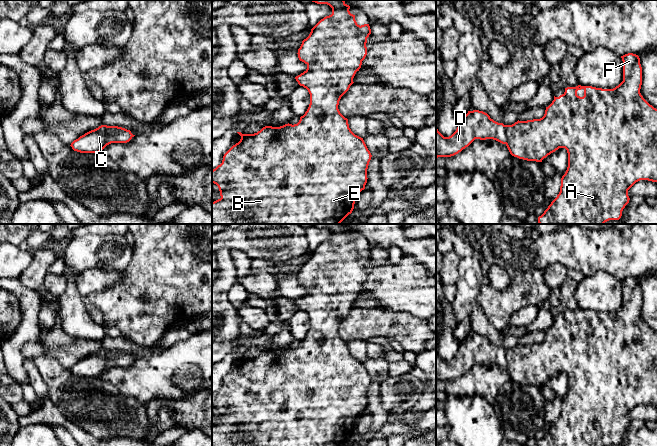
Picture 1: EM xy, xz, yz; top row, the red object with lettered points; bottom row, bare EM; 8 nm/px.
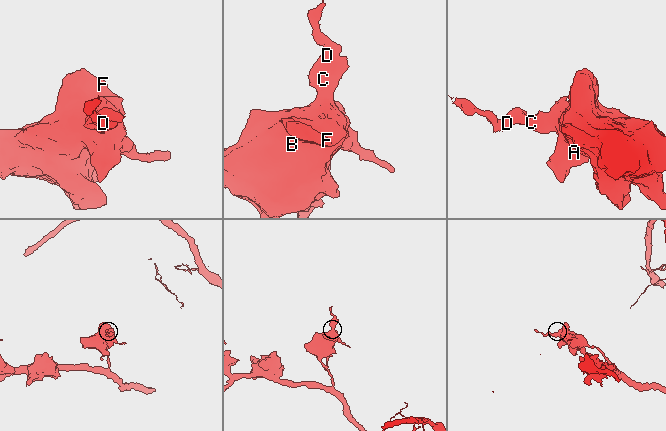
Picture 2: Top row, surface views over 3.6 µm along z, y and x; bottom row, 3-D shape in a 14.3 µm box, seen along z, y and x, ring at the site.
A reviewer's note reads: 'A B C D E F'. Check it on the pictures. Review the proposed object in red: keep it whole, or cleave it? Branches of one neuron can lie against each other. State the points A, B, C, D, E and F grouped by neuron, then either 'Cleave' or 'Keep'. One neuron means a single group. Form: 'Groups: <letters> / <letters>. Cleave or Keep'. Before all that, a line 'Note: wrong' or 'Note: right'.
Note: right
Groups: A B C D E F. Keep

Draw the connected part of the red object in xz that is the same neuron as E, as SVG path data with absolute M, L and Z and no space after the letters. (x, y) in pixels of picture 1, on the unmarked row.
M312 224L317 228L327 228L332 232L332 238L321 243L312 253L309 260L302 265L298 273L298 282L307 289L307 293L296 300L295 303L300 310L306 312L310 318L310 328L297 348L285 348L280 351L265 350L254 358L242 358L237 356L241 363L233 369L223 380L222 387L212 394L212 407L216 408L221 422L212 426L212 446L342 446L354 433L357 418L365 413L367 407L367 393L371 384L363 362L355 359L349 352L348 343L339 335L338 329L341 321L354 307L353 302L361 292L362 285L367 279L367 262L371 258L369 248L358 249L355 239L351 238L350 230L344 224Z

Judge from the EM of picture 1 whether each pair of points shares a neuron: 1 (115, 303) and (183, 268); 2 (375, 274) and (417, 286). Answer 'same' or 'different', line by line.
1: same
2: same

